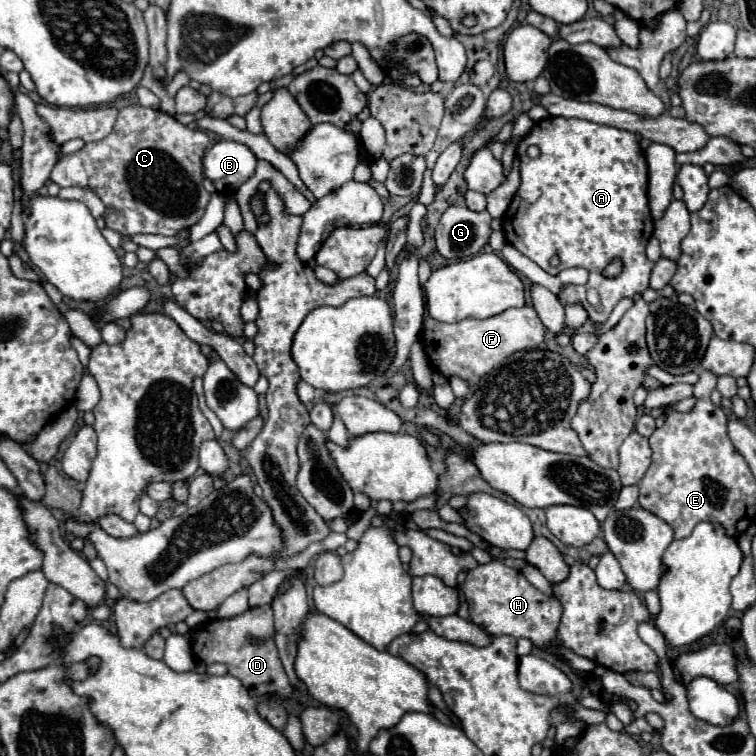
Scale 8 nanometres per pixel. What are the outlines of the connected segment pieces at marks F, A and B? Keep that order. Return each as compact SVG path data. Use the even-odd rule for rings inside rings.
M512 307L500 315L488 319L464 319L458 323L440 323L432 317L426 317L422 325L422 345L432 369L442 373L446 379L460 377L470 387L476 385L482 377L492 373L503 365L518 351L536 349L544 341L546 329L540 323L532 307Z
M548 117L548 119L534 123L530 133L524 139L514 141L514 143L516 143L518 159L520 159L520 187L512 197L506 217L502 217L506 241L550 275L558 275L558 265L556 267L550 265L550 259L554 255L560 259L560 267L588 269L590 273L588 283L580 287L564 285L562 291L558 293L558 299L562 305L580 303L588 311L590 321L606 323L608 315L612 313L612 309L622 297L632 297L648 289L648 279L654 267L654 263L646 257L646 243L654 231L654 221L652 221L652 215L648 209L648 197L646 197L648 167L646 167L644 151L640 149L636 135L630 131L620 131L616 127L604 127L586 119ZM530 145L540 147L540 157L530 159L526 155L526 149ZM614 257L620 257L624 261L624 273L620 273L618 277L604 277L602 271ZM588 289L598 291L604 313L594 311L586 303Z
M222 139L204 153L204 175L216 185L218 193L230 197L254 175L256 163L256 155L246 145Z

